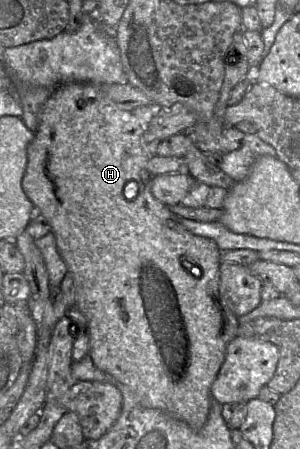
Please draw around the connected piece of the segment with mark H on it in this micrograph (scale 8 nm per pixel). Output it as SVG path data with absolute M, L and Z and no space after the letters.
M69 82L56 86L43 105L34 138L27 147L27 165L22 187L35 206L50 223L56 237L57 248L76 286L76 306L87 319L89 355L95 366L127 385L138 402L146 408L160 410L200 430L207 421L211 405L211 386L225 360L228 344L238 337L238 318L221 300L219 294L221 253L215 241L195 235L187 230L170 207L157 200L152 193L153 176L148 170L149 156L142 147L147 128L137 117L102 95L97 85L88 82Z

